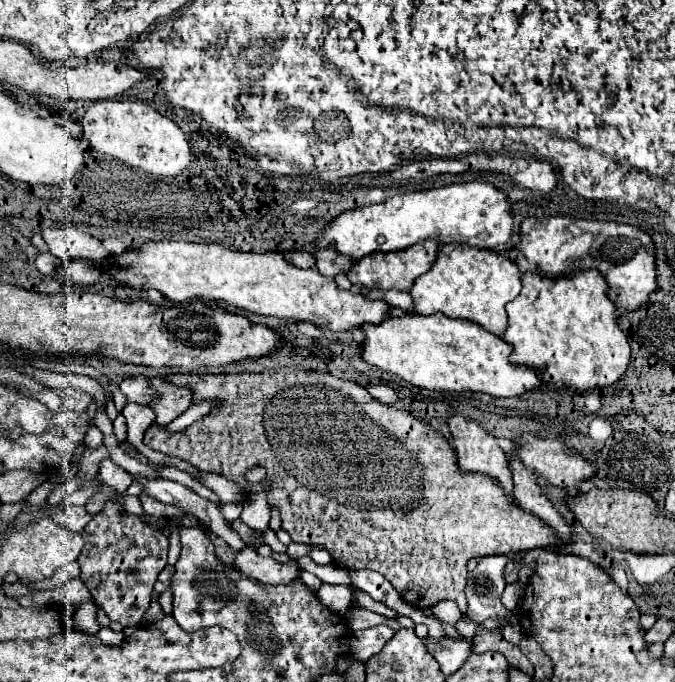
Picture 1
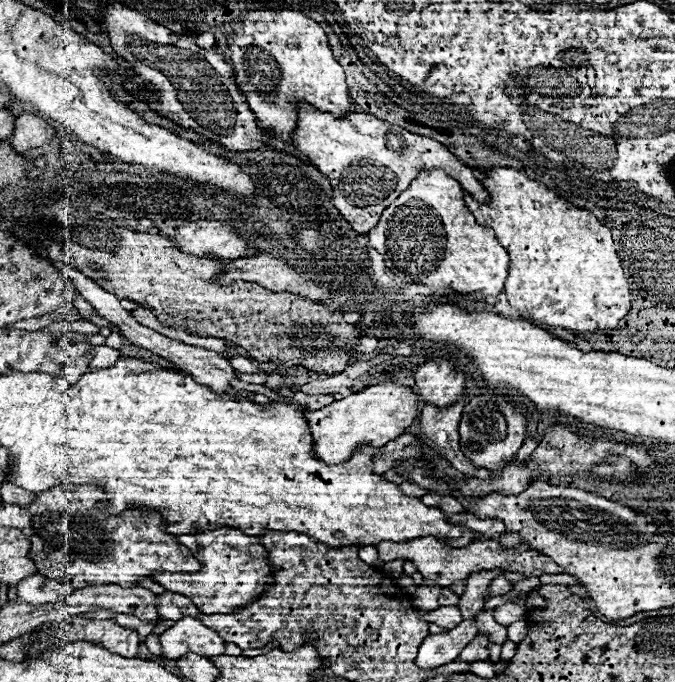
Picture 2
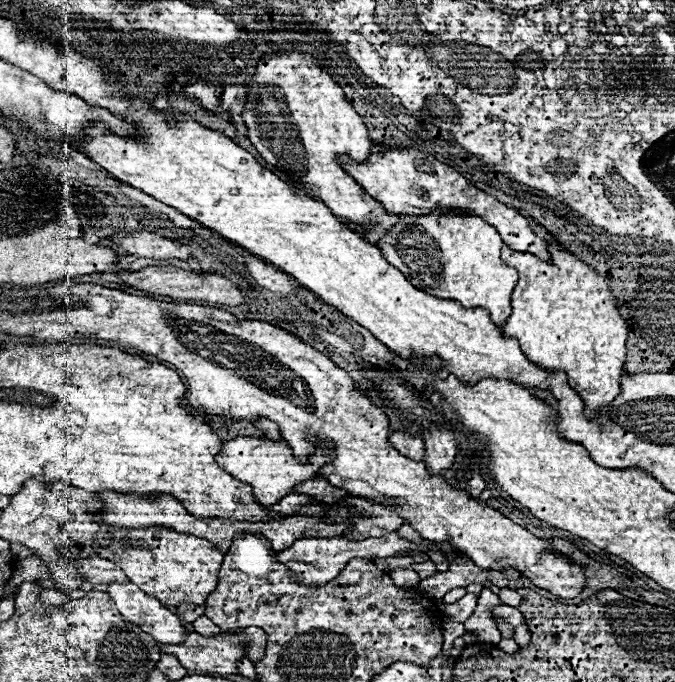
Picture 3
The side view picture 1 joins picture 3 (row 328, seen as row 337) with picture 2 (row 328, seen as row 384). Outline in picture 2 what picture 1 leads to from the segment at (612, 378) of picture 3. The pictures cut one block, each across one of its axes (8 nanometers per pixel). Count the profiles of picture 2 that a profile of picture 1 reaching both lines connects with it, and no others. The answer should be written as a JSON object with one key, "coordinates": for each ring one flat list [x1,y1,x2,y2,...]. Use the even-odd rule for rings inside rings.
{"coordinates":[[494,166,484,172,482,184,490,196,488,202,478,202,464,190,462,194,476,222,490,226,496,232,500,244,510,254,510,272,504,284,510,306,516,308,520,316,540,320,552,328,562,326,576,332,616,328,630,310,630,290,620,266,620,258,616,258,618,254,614,250,610,230,590,210,566,202,558,194,550,192,544,184,528,178,516,168]]}

